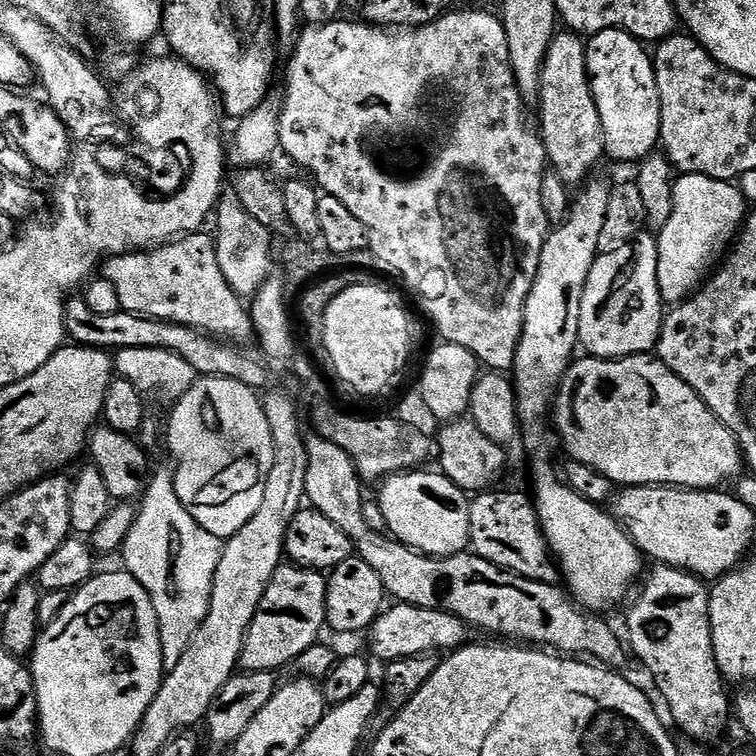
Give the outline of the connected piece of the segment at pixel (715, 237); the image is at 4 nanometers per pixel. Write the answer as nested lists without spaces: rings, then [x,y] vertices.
[[[681,175],[676,180],[674,214],[670,214],[670,222],[666,222],[666,226],[658,232],[658,290],[665,305],[675,306],[701,287],[702,281],[713,271],[714,265],[735,241],[745,219],[746,201],[735,183],[715,180],[709,176]]]

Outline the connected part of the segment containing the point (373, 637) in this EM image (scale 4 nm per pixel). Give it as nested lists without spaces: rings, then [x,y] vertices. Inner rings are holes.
[[[393,603],[381,611],[380,616],[372,624],[367,633],[368,644],[372,652],[381,662],[408,658],[423,652],[443,653],[443,648],[455,650],[463,648],[469,643],[468,631],[470,625],[462,618],[438,610],[430,610],[413,604]],[[391,606],[393,608],[391,608]]]

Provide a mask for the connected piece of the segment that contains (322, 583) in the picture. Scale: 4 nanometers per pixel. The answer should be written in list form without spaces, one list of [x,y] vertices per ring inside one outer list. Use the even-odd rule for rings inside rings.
[[[291,562],[281,563],[262,594],[260,611],[254,614],[250,630],[244,639],[239,667],[244,672],[276,672],[296,662],[309,647],[321,638],[320,631],[325,631],[328,611],[326,594],[328,576],[315,568],[301,568]]]

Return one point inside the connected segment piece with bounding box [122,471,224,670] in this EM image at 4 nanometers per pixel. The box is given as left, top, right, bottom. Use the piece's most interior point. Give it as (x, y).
(173, 557)

